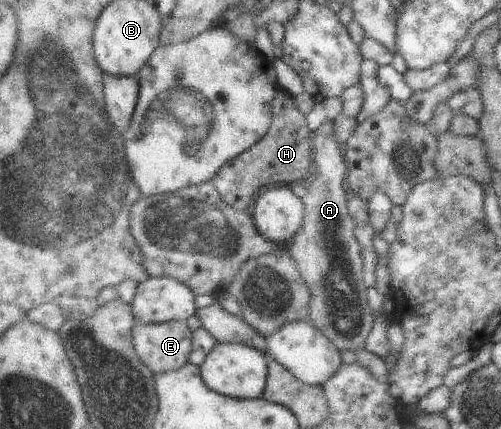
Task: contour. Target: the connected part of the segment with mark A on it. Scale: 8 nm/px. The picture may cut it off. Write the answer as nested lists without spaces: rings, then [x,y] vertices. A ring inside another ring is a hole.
[[[328,120],[323,126],[315,133],[315,167],[316,171],[313,173],[313,178],[310,180],[308,186],[307,196],[304,198],[306,202],[306,219],[304,227],[299,231],[299,234],[295,236],[295,239],[287,245],[291,254],[295,257],[295,260],[299,263],[301,272],[305,277],[305,280],[310,284],[314,297],[312,298],[312,314],[309,316],[311,324],[317,325],[341,350],[352,350],[356,354],[363,349],[368,348],[368,340],[374,329],[375,314],[373,314],[373,308],[369,304],[369,287],[363,278],[365,261],[362,257],[362,246],[360,240],[357,238],[356,228],[357,223],[354,216],[351,216],[350,207],[351,196],[349,190],[347,190],[346,180],[348,179],[348,164],[346,161],[345,147],[340,144],[340,140],[336,131],[336,120]]]

